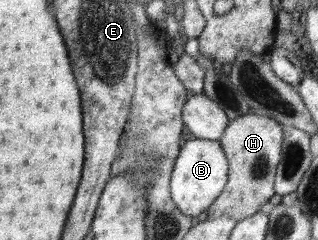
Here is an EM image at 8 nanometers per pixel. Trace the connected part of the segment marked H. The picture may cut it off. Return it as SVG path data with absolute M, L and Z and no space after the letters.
M250 111L246 115L230 119L219 142L229 161L229 172L222 194L207 210L208 220L228 216L236 224L240 224L246 217L254 216L258 210L265 210L269 200L275 195L275 173L281 156L283 125L273 117Z

